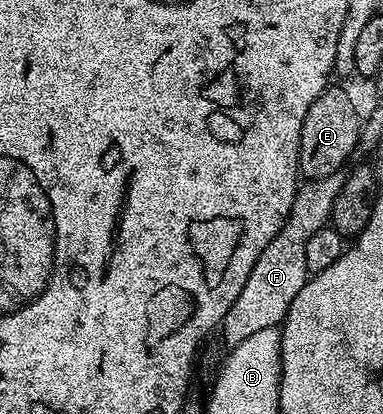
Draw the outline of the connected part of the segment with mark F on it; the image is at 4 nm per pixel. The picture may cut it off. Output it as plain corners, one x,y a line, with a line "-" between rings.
338,171
330,176
307,179
299,185
293,198
292,209
280,232
269,241
268,247
264,248
232,308
225,313
220,327
225,349
237,346
245,337
252,336
261,329
279,327
286,318
288,308
310,277
305,259
308,239
330,222
331,210
335,206
340,189
343,188
345,178
345,173

